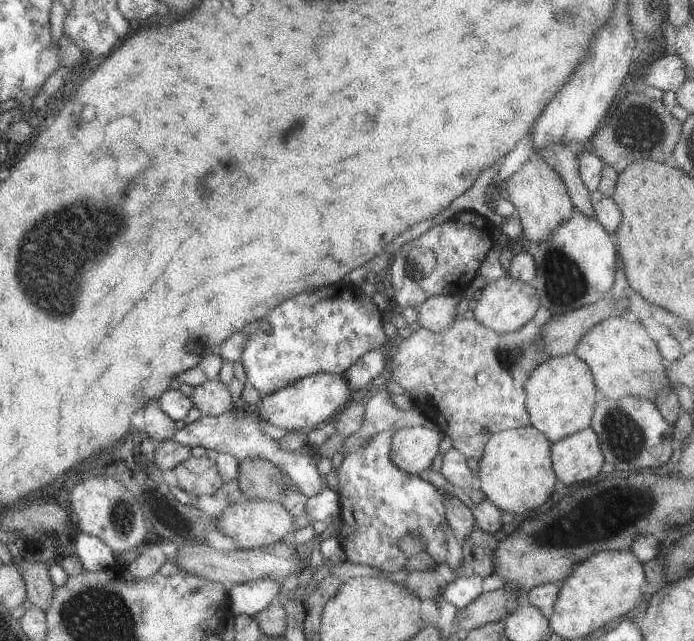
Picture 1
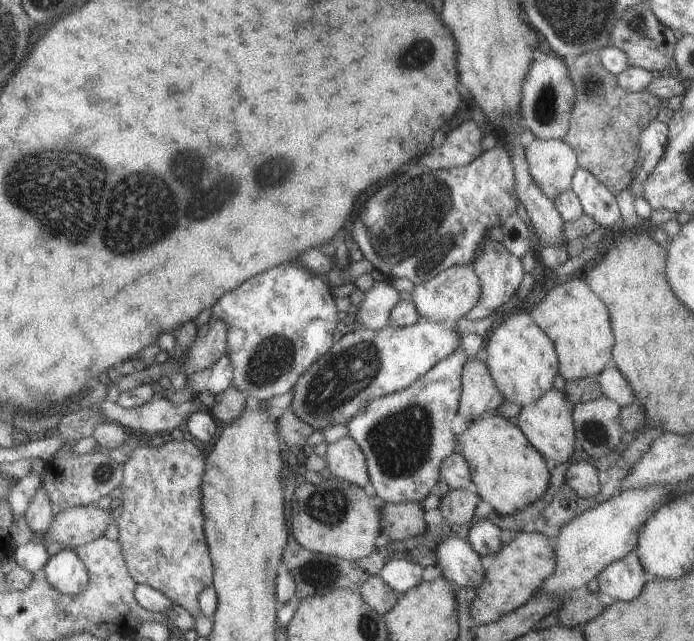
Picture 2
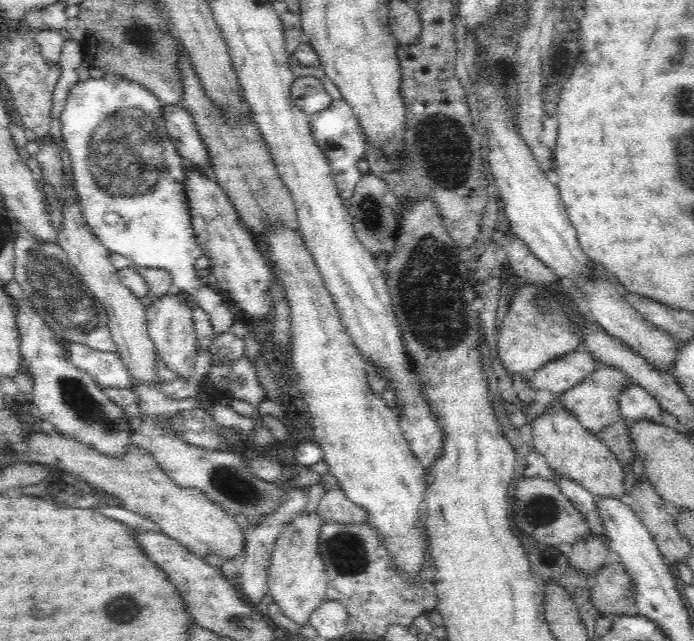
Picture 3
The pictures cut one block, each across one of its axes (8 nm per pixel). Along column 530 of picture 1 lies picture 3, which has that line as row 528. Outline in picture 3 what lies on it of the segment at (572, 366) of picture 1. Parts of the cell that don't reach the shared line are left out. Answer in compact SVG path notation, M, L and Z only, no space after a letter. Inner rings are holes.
M270 227L267 234L272 261L277 262L277 275L283 282L292 312L291 366L297 374L297 388L304 402L308 404L313 432L323 450L323 462L327 465L328 472L336 478L337 486L344 491L346 498L366 511L365 522L372 525L372 529L384 541L392 557L394 569L398 569L406 585L417 587L421 572L428 564L426 471L404 439L398 426L397 413L393 411L389 398L382 398L370 391L364 359L348 337L348 333L344 331L345 326L342 325L332 295L326 289L305 241L294 231L282 227Z

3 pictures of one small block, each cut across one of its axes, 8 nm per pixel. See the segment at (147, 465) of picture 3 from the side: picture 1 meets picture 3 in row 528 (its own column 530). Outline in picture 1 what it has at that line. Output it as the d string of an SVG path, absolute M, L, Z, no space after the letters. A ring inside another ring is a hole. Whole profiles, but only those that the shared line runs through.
M535 151L503 182L503 188L507 190L508 201L514 206L514 218L520 221L528 246L546 241L574 211L563 181Z

